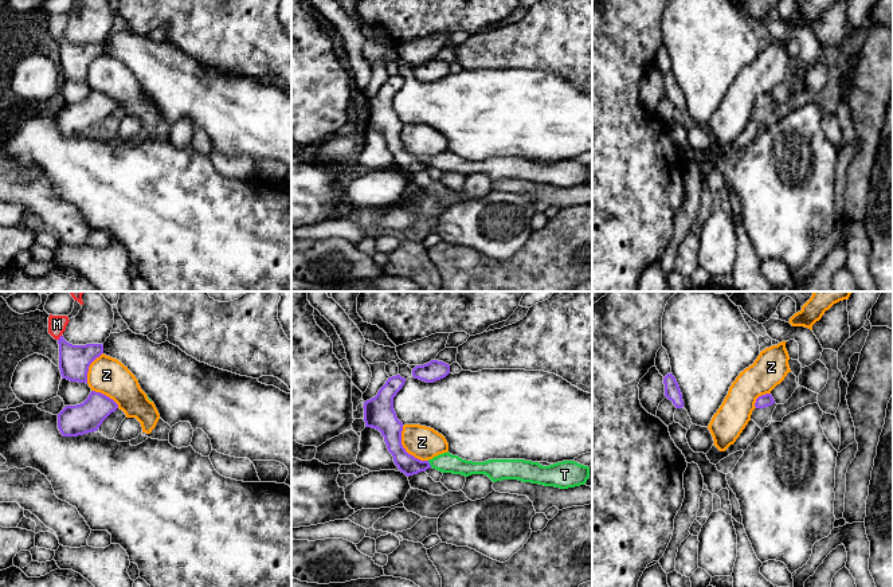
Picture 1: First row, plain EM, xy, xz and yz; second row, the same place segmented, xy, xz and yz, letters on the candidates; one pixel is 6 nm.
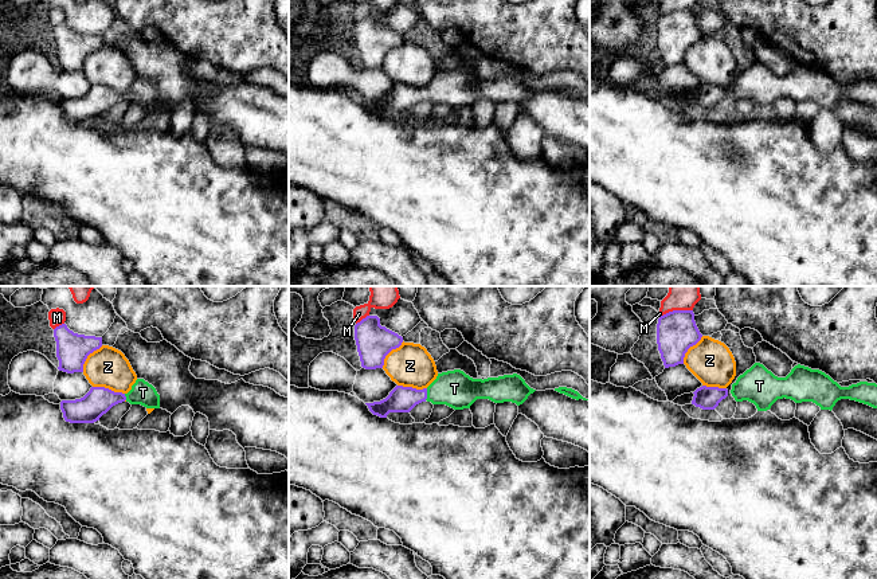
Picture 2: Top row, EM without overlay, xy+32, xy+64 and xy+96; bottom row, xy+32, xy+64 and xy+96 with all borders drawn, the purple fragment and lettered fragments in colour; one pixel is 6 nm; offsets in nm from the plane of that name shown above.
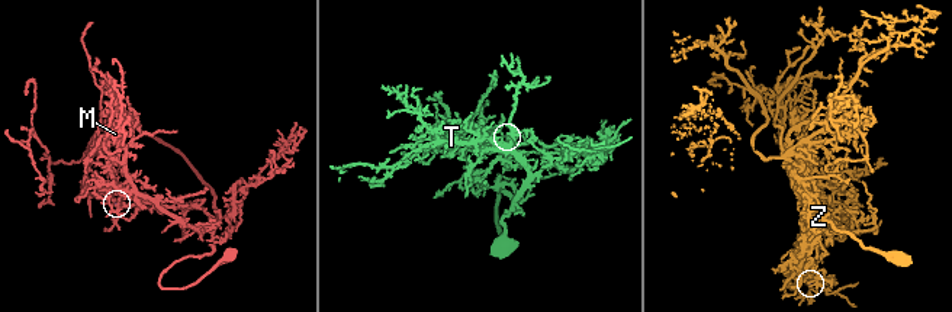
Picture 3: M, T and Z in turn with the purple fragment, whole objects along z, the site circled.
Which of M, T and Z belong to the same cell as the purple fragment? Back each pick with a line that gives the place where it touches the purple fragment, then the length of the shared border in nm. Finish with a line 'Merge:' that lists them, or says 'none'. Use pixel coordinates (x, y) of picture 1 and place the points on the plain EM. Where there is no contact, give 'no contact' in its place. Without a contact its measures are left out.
T: contact xz (429, 163); length 50 nm
Merge: T

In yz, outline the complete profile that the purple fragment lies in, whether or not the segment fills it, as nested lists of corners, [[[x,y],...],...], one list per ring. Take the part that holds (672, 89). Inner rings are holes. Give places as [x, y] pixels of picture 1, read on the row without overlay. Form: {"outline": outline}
{"outline": [[[667,73],[663,77],[663,83],[665,83],[665,95],[673,101],[675,107],[682,107],[684,106],[682,93],[673,73]]]}

